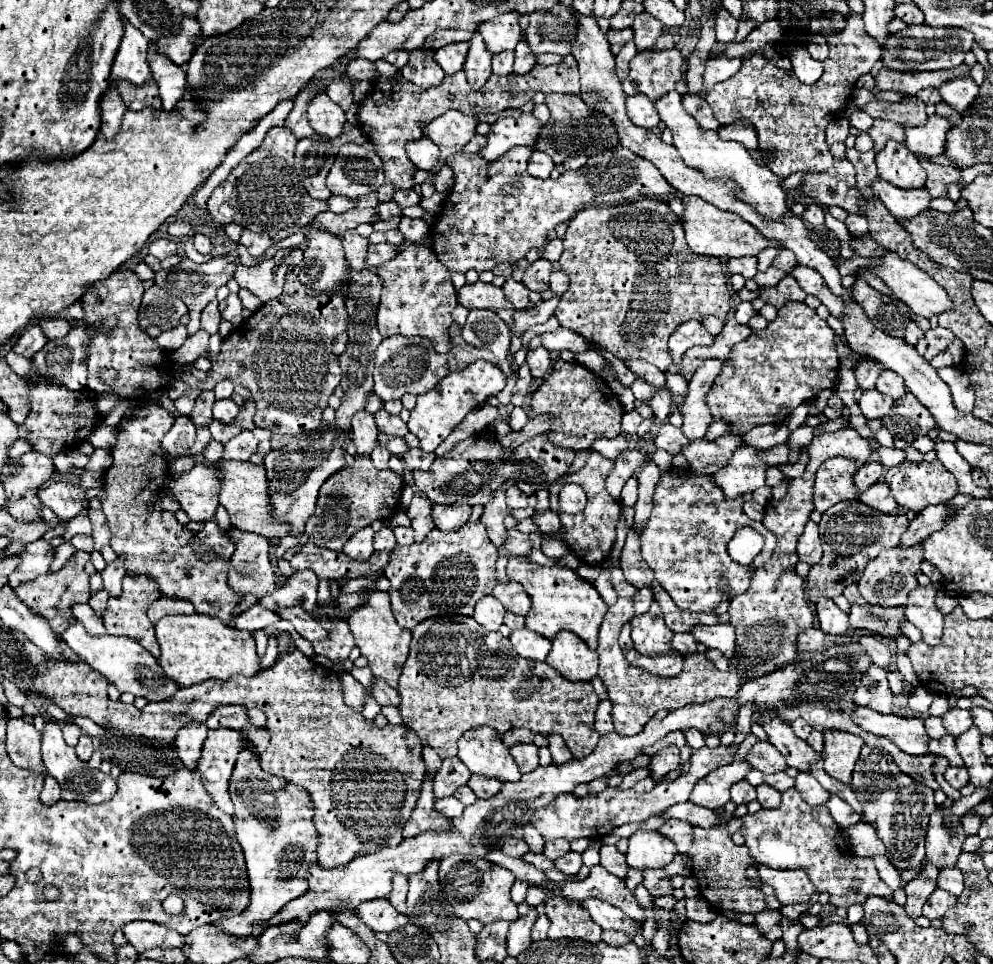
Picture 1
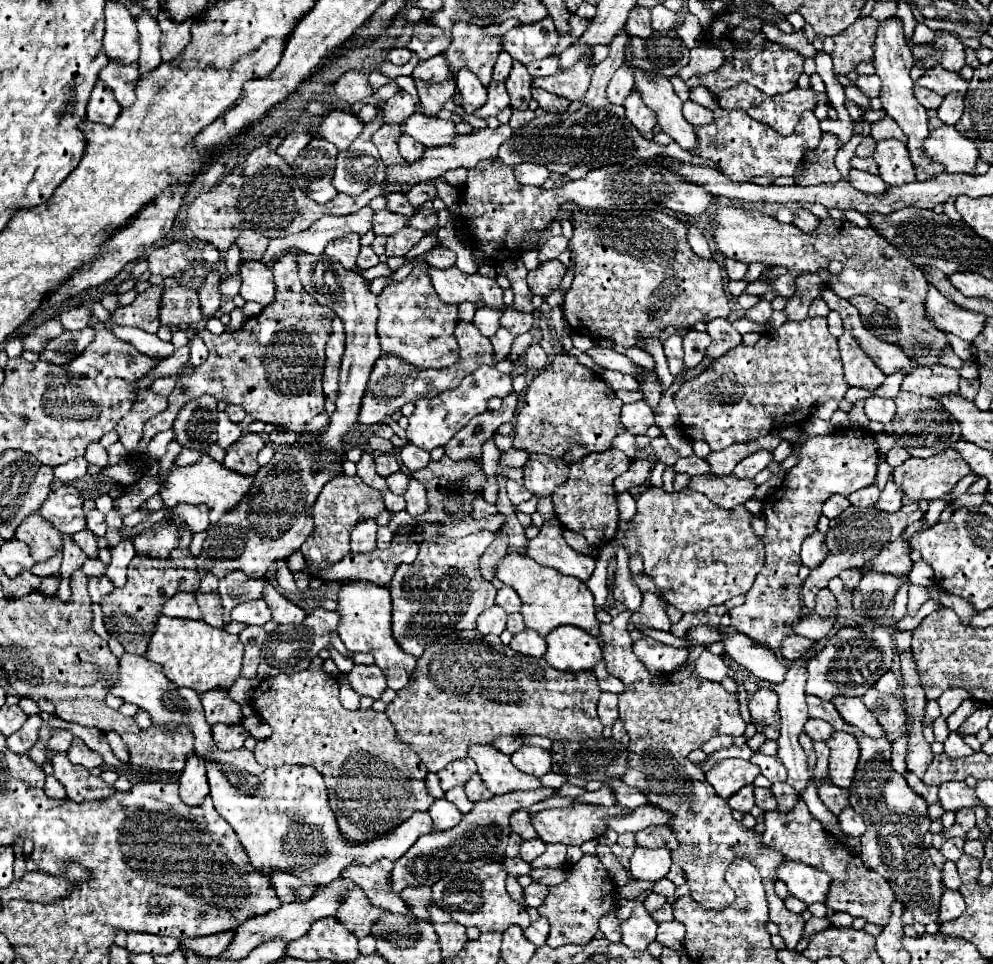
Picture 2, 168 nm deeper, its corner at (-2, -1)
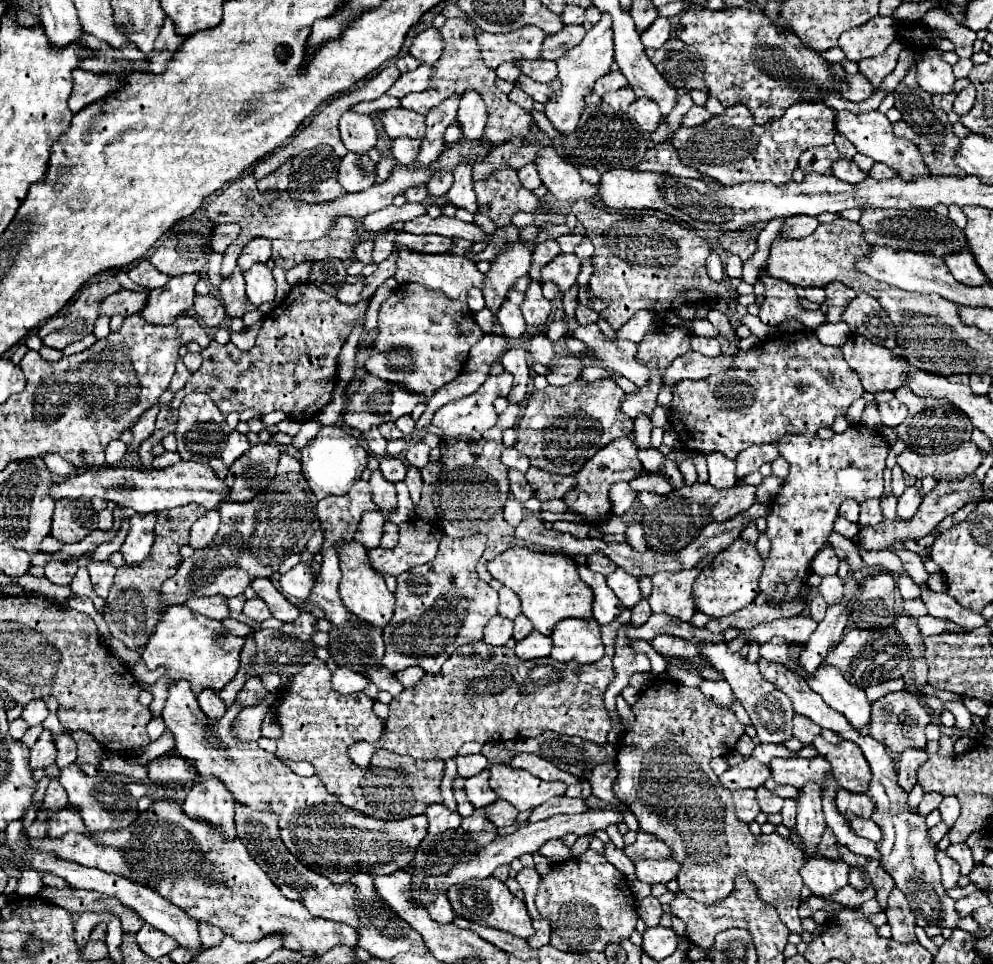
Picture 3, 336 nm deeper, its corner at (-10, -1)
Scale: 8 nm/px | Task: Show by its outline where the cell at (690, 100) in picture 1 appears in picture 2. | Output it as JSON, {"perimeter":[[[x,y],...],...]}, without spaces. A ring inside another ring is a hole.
{"perimeter":[[[686,100],[684,102],[684,118],[688,122],[692,122],[694,126],[706,126],[706,124],[710,124],[714,120],[714,114],[708,108],[704,108],[704,106],[700,106],[700,104],[692,102],[692,100]]]}

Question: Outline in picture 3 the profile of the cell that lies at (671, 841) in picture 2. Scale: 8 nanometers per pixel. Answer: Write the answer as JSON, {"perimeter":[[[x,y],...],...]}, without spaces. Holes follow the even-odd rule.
{"perimeter":[[[638,832],[636,842],[630,844],[630,846],[624,846],[624,854],[632,862],[638,862],[638,860],[662,860],[662,858],[668,858],[672,854],[672,850],[664,842],[660,842],[656,836],[646,834],[646,832]]]}

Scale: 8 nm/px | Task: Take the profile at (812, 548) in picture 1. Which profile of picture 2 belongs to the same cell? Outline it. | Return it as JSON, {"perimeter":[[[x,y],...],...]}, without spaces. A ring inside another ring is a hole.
{"perimeter":[[[816,530],[816,534],[810,534],[804,544],[802,544],[802,564],[808,566],[808,568],[816,568],[820,566],[820,562],[824,562],[828,554],[828,548],[826,548],[825,535],[822,532]]]}

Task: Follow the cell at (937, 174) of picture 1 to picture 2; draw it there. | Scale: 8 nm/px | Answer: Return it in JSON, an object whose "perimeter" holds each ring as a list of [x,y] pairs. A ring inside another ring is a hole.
{"perimeter":[[[890,16],[890,18],[880,22],[880,26],[876,30],[876,40],[874,40],[874,54],[876,54],[874,56],[874,68],[882,80],[882,92],[880,92],[882,108],[886,110],[888,116],[892,116],[898,122],[902,132],[908,136],[908,152],[910,152],[912,164],[916,168],[916,178],[918,180],[930,180],[930,178],[938,176],[940,172],[944,172],[944,166],[926,158],[926,154],[922,150],[922,140],[930,134],[928,126],[926,126],[928,114],[926,114],[926,108],[922,104],[918,104],[918,100],[912,92],[912,86],[914,86],[910,80],[910,68],[914,66],[912,64],[912,52],[906,44],[902,20],[898,16]]]}

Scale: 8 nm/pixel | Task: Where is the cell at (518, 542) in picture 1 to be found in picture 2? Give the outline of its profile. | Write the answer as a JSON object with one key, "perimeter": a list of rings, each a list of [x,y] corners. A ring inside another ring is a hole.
{"perimeter":[[[558,518],[544,522],[540,534],[528,542],[526,556],[530,556],[542,566],[556,568],[562,574],[576,576],[586,582],[596,568],[596,558],[570,548],[560,534],[560,526],[562,524],[558,522]]]}

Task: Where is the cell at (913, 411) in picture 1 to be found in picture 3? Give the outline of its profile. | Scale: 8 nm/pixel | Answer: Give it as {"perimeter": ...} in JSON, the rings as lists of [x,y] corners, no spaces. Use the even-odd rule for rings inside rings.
{"perimeter":[[[908,386],[898,388],[894,394],[900,402],[904,402],[908,406],[908,418],[900,424],[900,428],[896,428],[900,442],[896,442],[890,448],[890,456],[898,456],[900,450],[912,450],[912,452],[920,452],[920,454],[940,454],[940,452],[954,450],[956,446],[970,440],[974,426],[960,408],[956,408],[952,404],[950,406],[938,406],[936,402],[930,404],[928,400],[916,396]]]}

